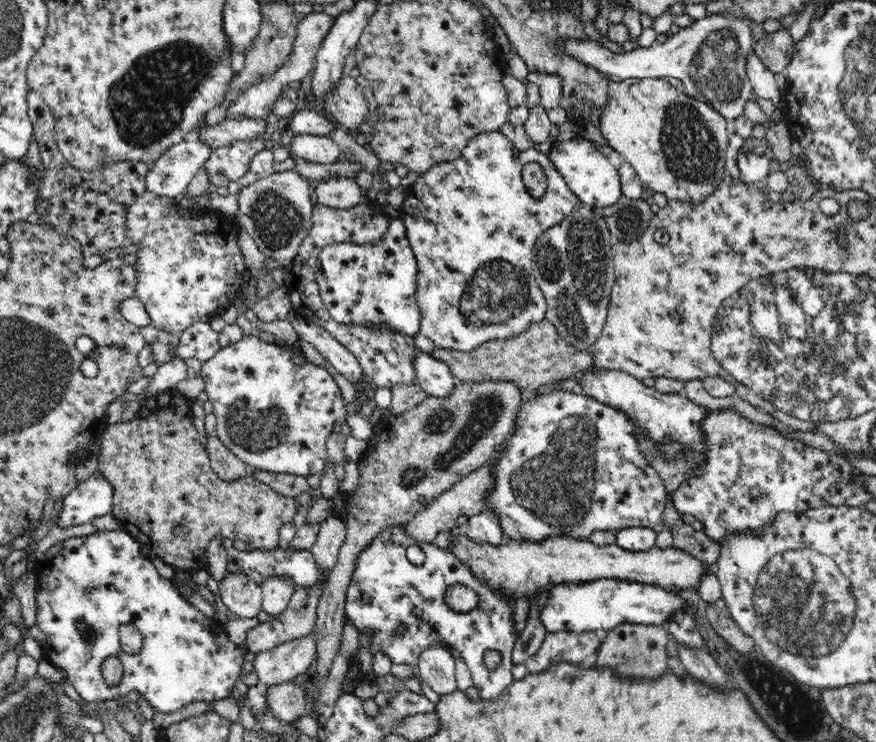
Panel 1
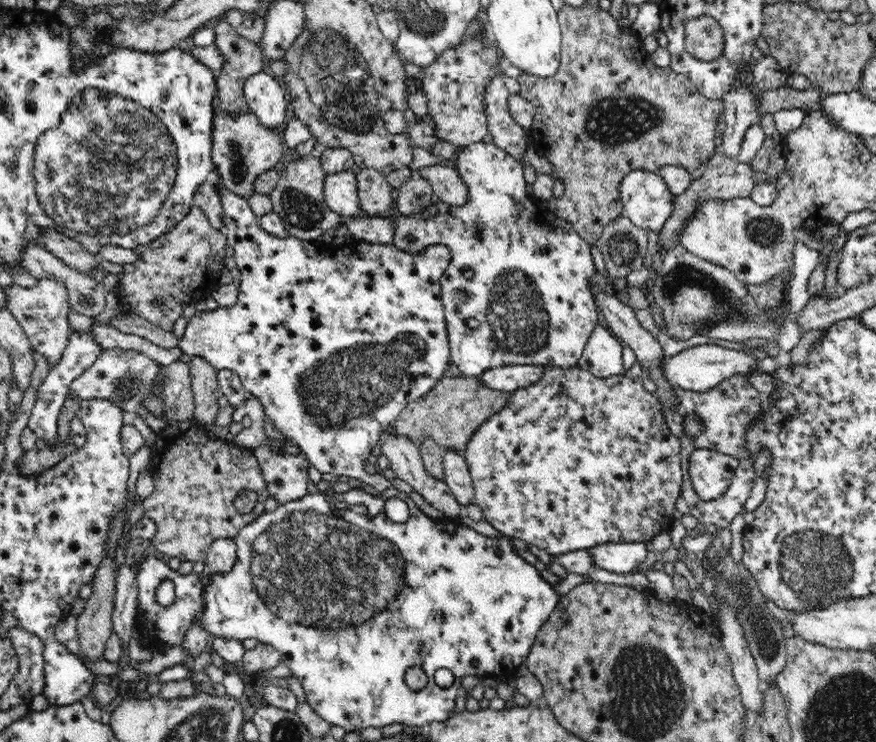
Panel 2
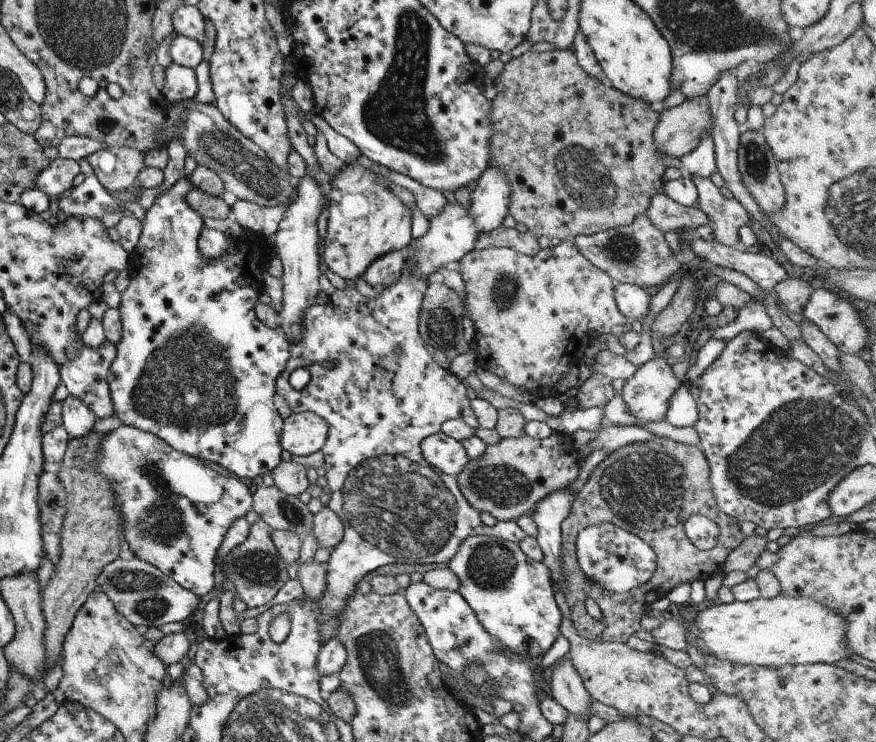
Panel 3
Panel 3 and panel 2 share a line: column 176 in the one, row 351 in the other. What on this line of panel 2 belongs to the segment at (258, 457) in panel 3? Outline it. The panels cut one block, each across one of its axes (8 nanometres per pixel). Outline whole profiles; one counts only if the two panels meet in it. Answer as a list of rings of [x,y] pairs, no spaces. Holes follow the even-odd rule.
[[[215,183],[221,206],[223,207],[224,229],[221,234],[227,238],[227,245],[234,248],[234,259],[240,269],[239,293],[236,304],[228,307],[218,307],[212,312],[202,311],[188,319],[187,328],[178,349],[182,354],[201,356],[218,371],[232,370],[241,380],[248,395],[256,397],[264,409],[264,422],[272,423],[276,431],[284,435],[284,440],[296,442],[308,462],[320,473],[335,475],[337,479],[354,478],[372,485],[379,493],[392,487],[392,483],[380,474],[369,474],[365,470],[365,462],[372,448],[380,442],[380,435],[390,429],[399,417],[401,410],[408,404],[425,397],[432,387],[446,374],[451,364],[450,339],[448,339],[447,322],[444,316],[441,299],[440,279],[450,265],[452,254],[444,245],[432,245],[422,248],[421,252],[408,253],[386,244],[366,244],[355,241],[340,244],[328,244],[321,240],[316,242],[304,241],[295,237],[276,238],[267,234],[260,227],[259,218],[252,211],[249,203],[242,196],[226,189],[222,183]]]

